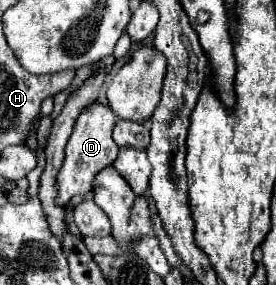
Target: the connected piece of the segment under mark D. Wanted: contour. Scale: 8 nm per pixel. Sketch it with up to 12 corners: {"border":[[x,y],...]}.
{"border":[[100,102],[76,120],[58,172],[58,204],[94,188],[118,156],[116,114]]}

